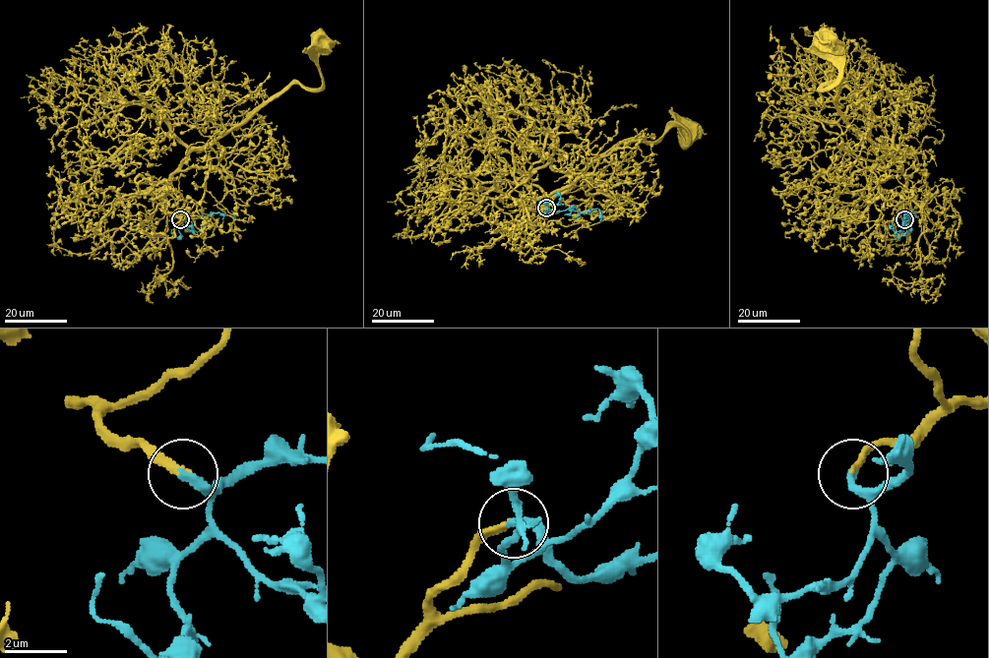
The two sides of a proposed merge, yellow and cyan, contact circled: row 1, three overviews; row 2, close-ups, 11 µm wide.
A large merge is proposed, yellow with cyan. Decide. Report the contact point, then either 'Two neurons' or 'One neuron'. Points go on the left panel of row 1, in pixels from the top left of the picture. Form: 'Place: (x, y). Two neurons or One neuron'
Place: (180, 219). One neuron

